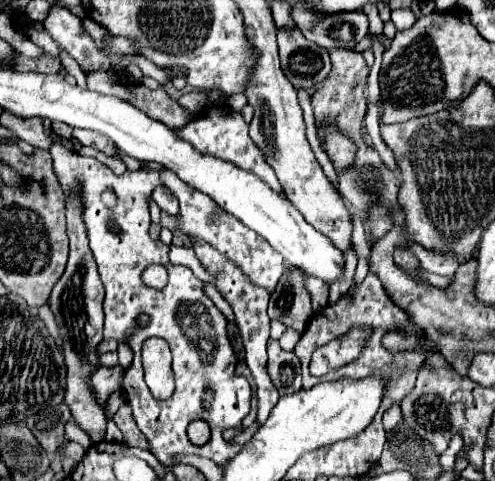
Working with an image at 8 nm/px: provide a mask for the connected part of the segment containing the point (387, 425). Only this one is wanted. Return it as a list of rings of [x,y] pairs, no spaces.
[[[392,403],[392,407],[384,413],[384,417],[382,417],[382,421],[384,421],[384,429],[386,431],[390,431],[398,421],[402,419],[402,411],[400,411],[400,405],[398,403]]]

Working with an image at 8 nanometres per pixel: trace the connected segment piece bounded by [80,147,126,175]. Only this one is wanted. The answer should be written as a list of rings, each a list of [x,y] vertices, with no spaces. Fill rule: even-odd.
[[[82,147],[80,153],[82,153],[82,155],[88,155],[88,157],[94,157],[94,159],[98,159],[98,161],[102,161],[104,165],[108,165],[108,167],[110,167],[114,173],[118,173],[118,175],[126,171],[126,165],[124,165],[124,161],[122,161],[120,157],[108,157],[108,155],[104,155],[104,153],[96,151],[96,149],[90,149],[90,147]]]

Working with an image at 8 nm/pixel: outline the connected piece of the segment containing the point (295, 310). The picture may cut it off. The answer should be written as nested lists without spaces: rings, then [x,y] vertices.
[[[304,271],[284,273],[276,291],[270,295],[268,317],[278,319],[296,331],[304,331],[308,321],[312,319],[312,303],[308,291],[304,291]]]

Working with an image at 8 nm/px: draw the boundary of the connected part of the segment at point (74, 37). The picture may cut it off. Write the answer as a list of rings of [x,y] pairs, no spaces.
[[[54,5],[48,13],[48,19],[44,21],[44,27],[52,39],[80,63],[86,75],[94,71],[108,71],[110,57],[106,53],[100,53],[94,39],[86,35],[82,21],[76,15]]]

